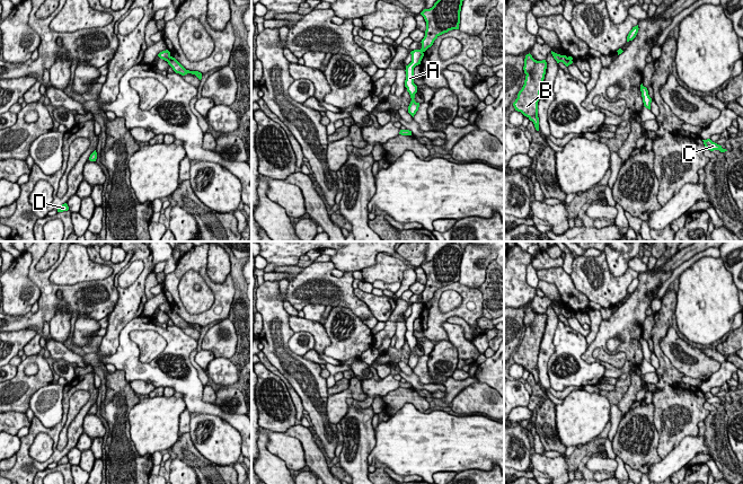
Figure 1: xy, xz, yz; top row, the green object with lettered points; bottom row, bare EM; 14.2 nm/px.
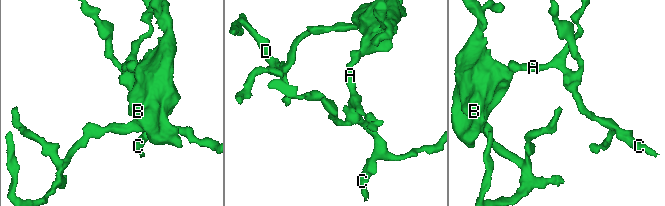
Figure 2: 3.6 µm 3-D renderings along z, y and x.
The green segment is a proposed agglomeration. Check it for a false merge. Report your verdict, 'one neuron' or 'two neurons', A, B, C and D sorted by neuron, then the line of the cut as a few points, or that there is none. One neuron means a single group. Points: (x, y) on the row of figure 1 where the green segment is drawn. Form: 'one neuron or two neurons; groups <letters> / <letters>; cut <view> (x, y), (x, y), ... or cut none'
two neurons; groups A C / B D; cut xy (170, 56), (166, 60)

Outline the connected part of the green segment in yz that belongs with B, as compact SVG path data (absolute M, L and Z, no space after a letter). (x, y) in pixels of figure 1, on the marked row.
M529 53L524 59L525 80L518 98L513 103L515 111L521 112L539 131L538 102L547 69L546 60L537 61Z

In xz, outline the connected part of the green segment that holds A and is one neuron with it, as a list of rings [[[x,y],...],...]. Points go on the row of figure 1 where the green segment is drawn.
[[[414,50],[410,52],[412,54],[412,62],[406,65],[406,80],[405,80],[405,87],[407,88],[407,91],[410,95],[412,102],[408,106],[408,113],[414,117],[416,112],[418,111],[419,103],[415,102],[415,94],[417,93],[417,86],[414,83],[414,68],[418,64],[421,64],[421,61],[424,56],[424,53],[422,50]]]

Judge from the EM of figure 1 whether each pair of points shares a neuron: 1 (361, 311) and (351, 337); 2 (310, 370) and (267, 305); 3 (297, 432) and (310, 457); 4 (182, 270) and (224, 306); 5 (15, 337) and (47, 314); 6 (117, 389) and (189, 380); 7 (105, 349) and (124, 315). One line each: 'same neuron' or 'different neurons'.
1: different neurons
2: same neuron
3: same neuron
4: same neuron
5: different neurons
6: different neurons
7: same neuron

